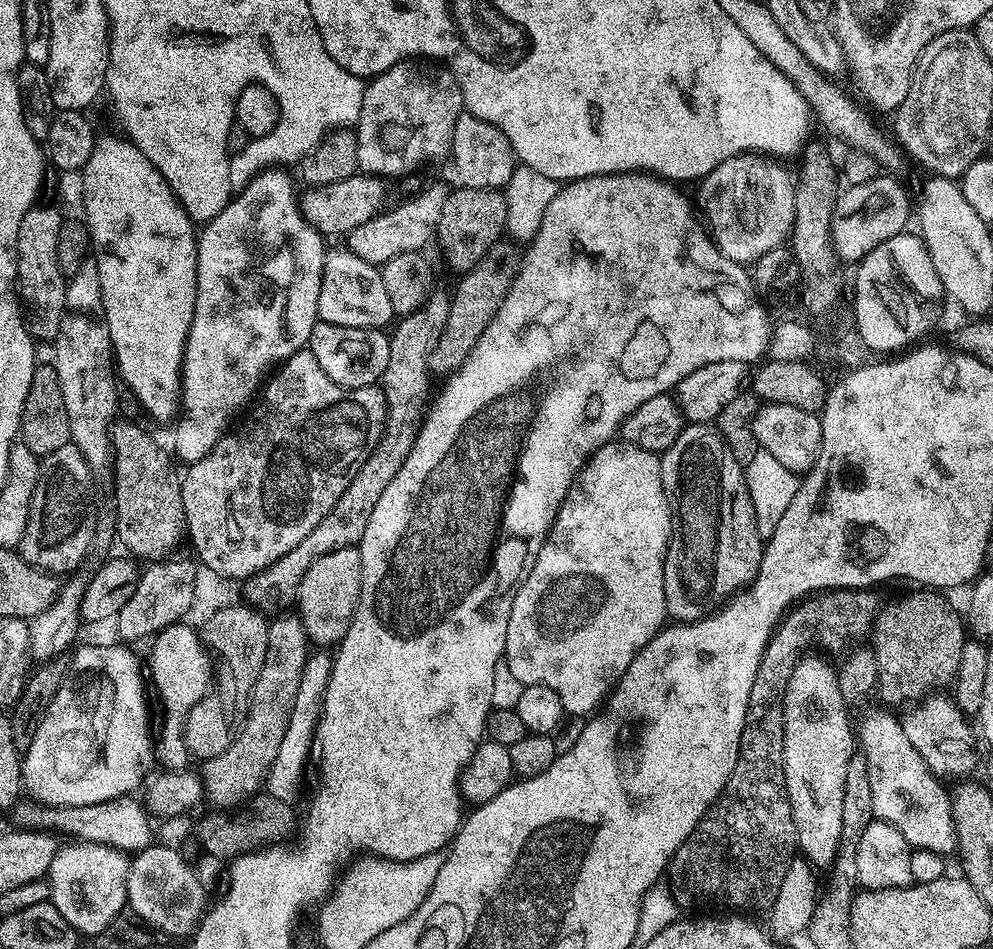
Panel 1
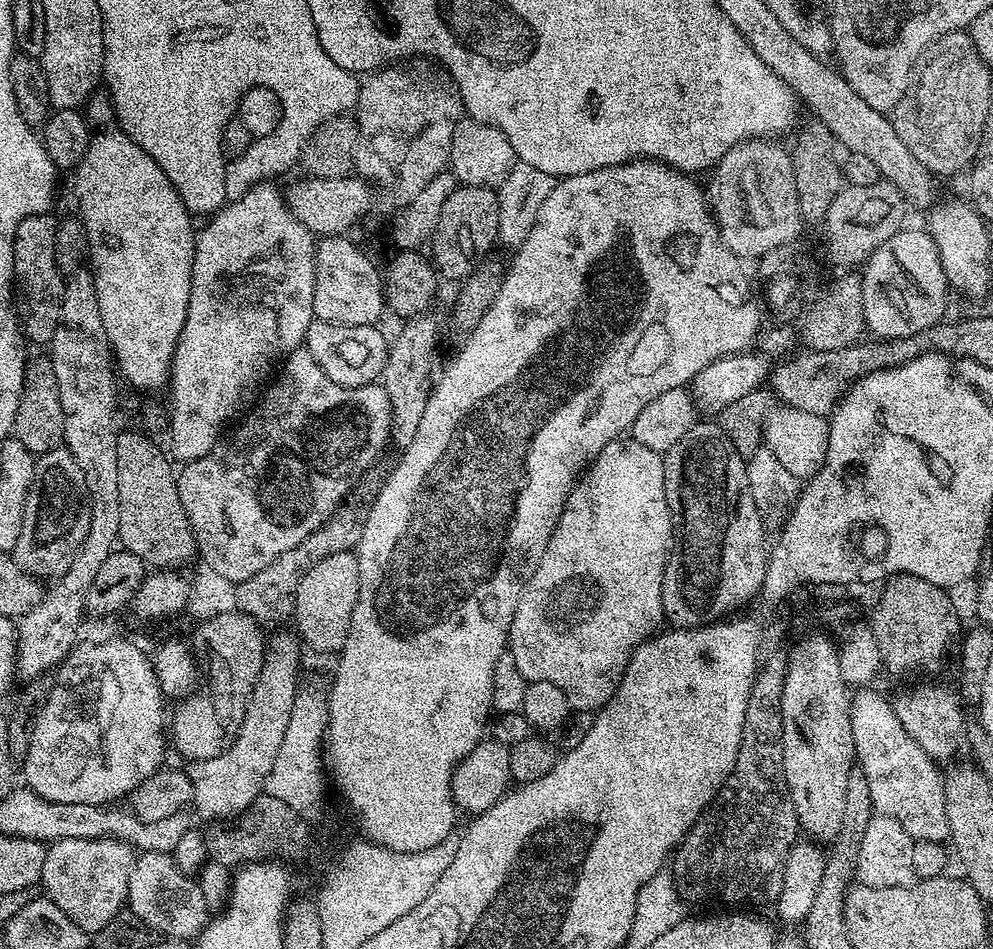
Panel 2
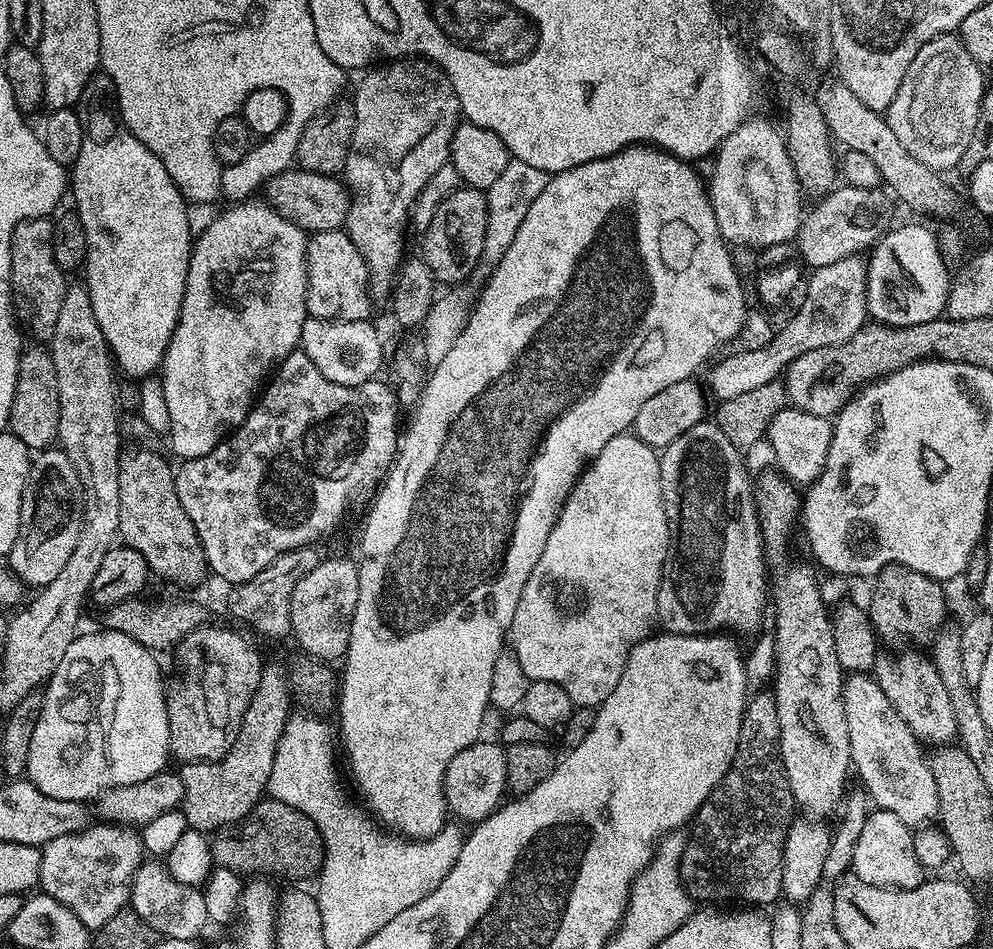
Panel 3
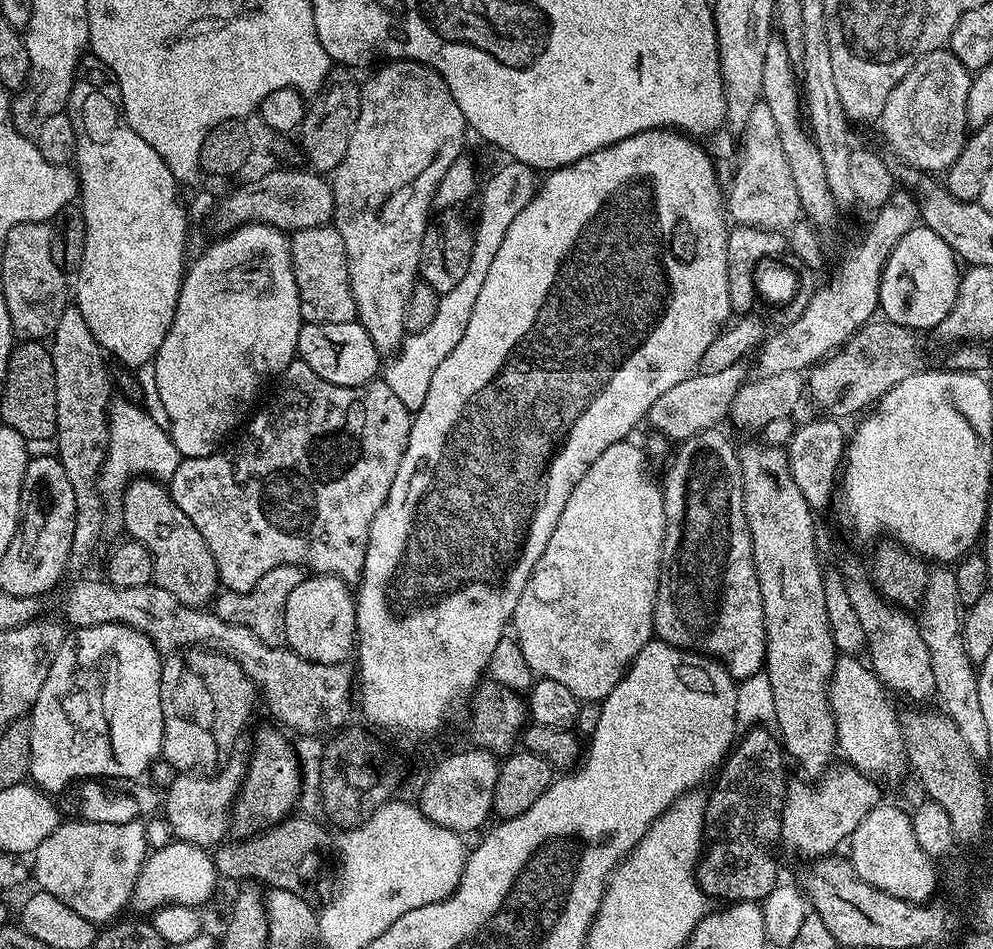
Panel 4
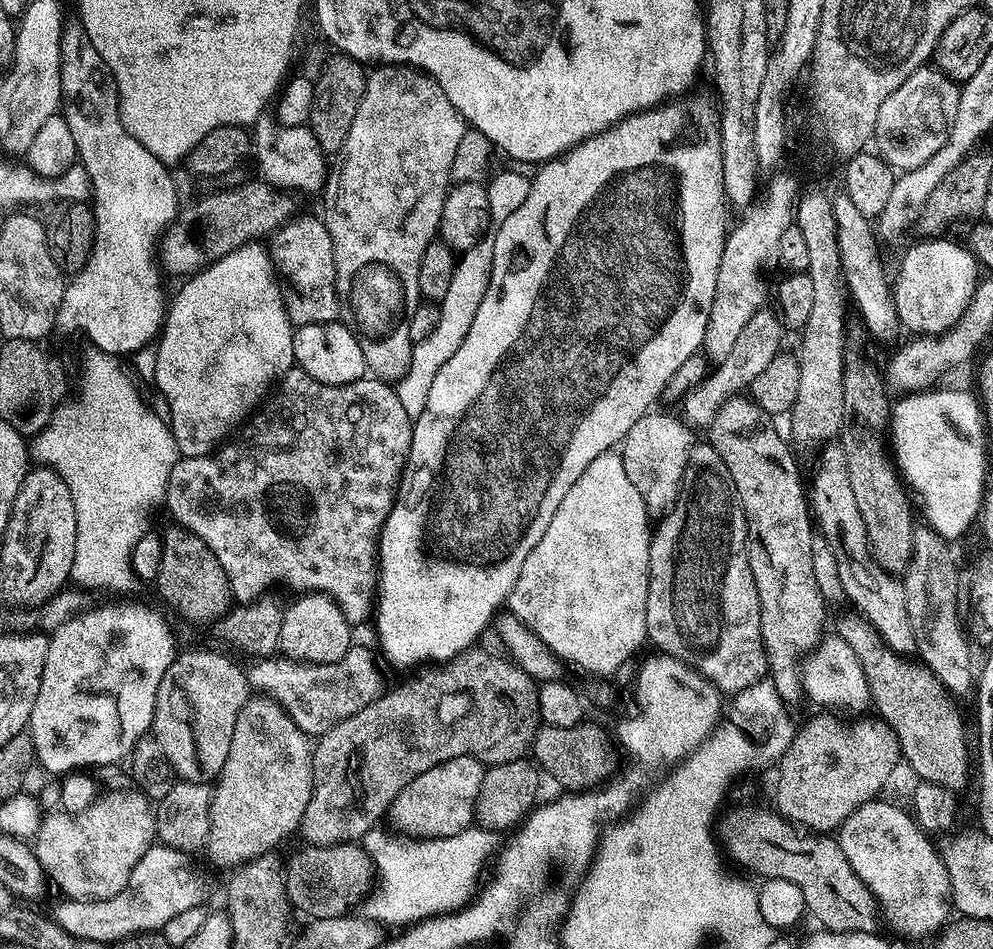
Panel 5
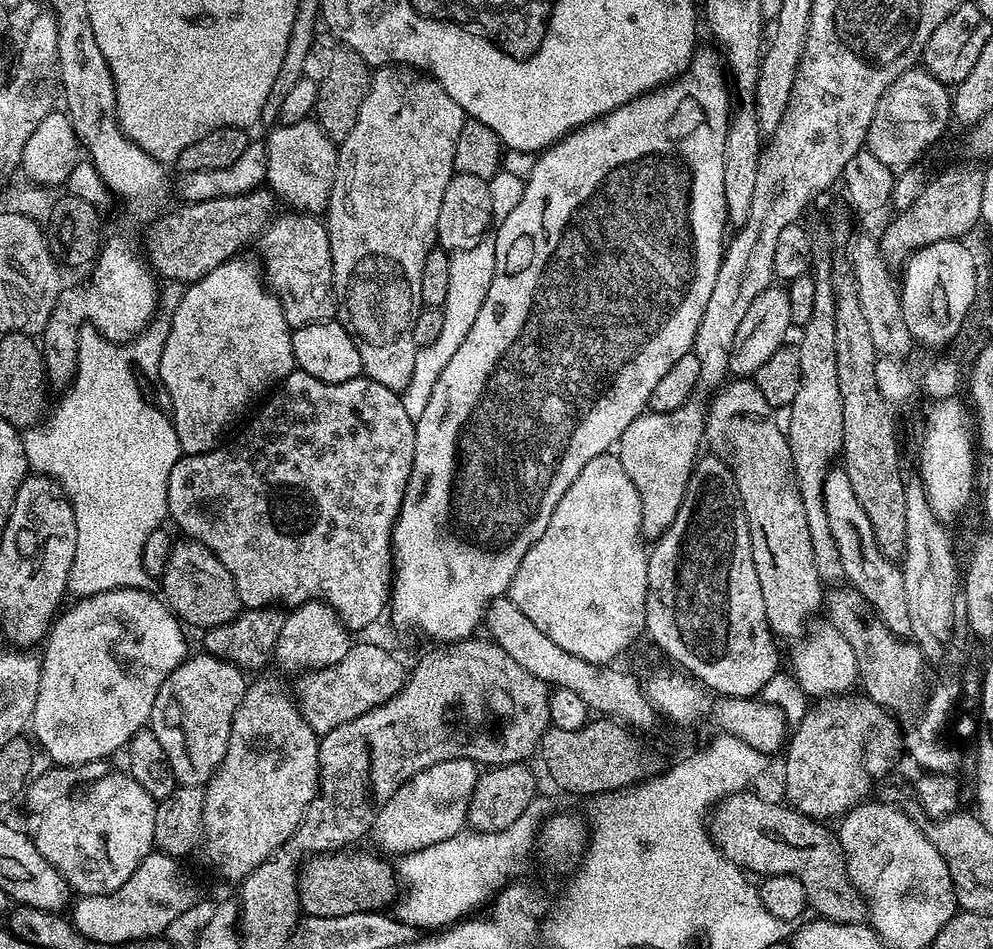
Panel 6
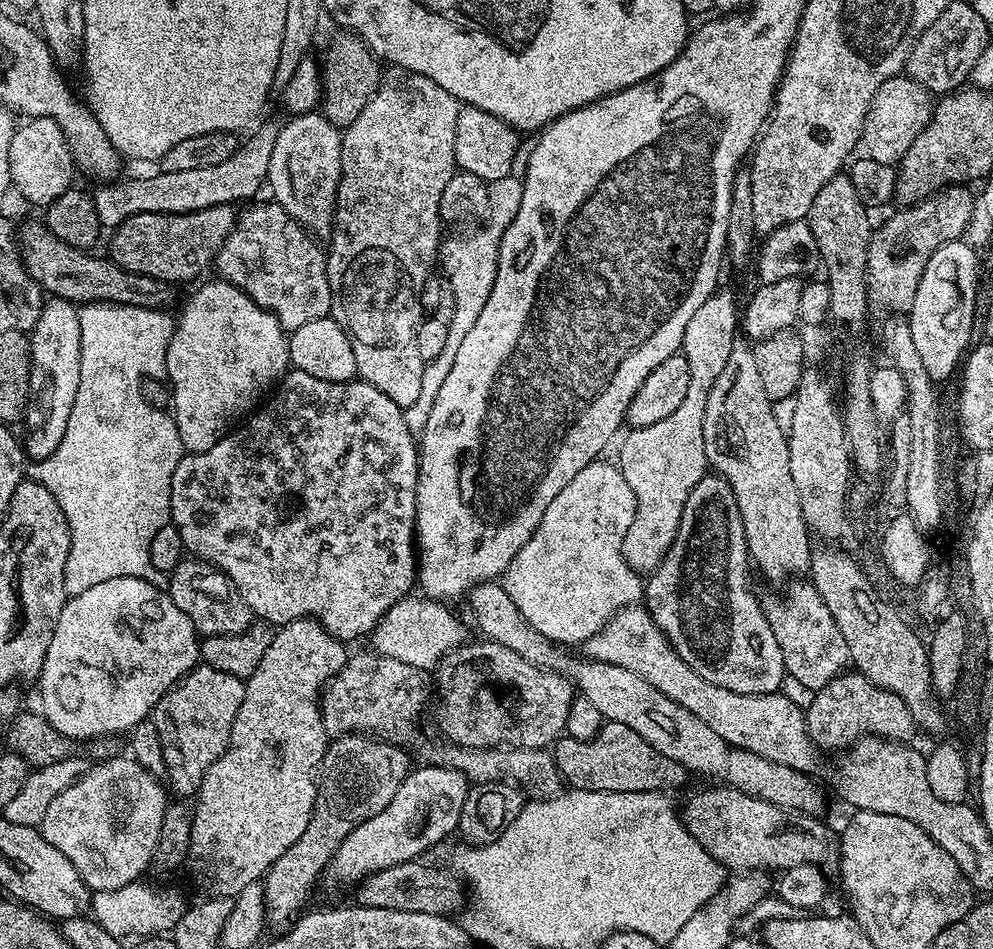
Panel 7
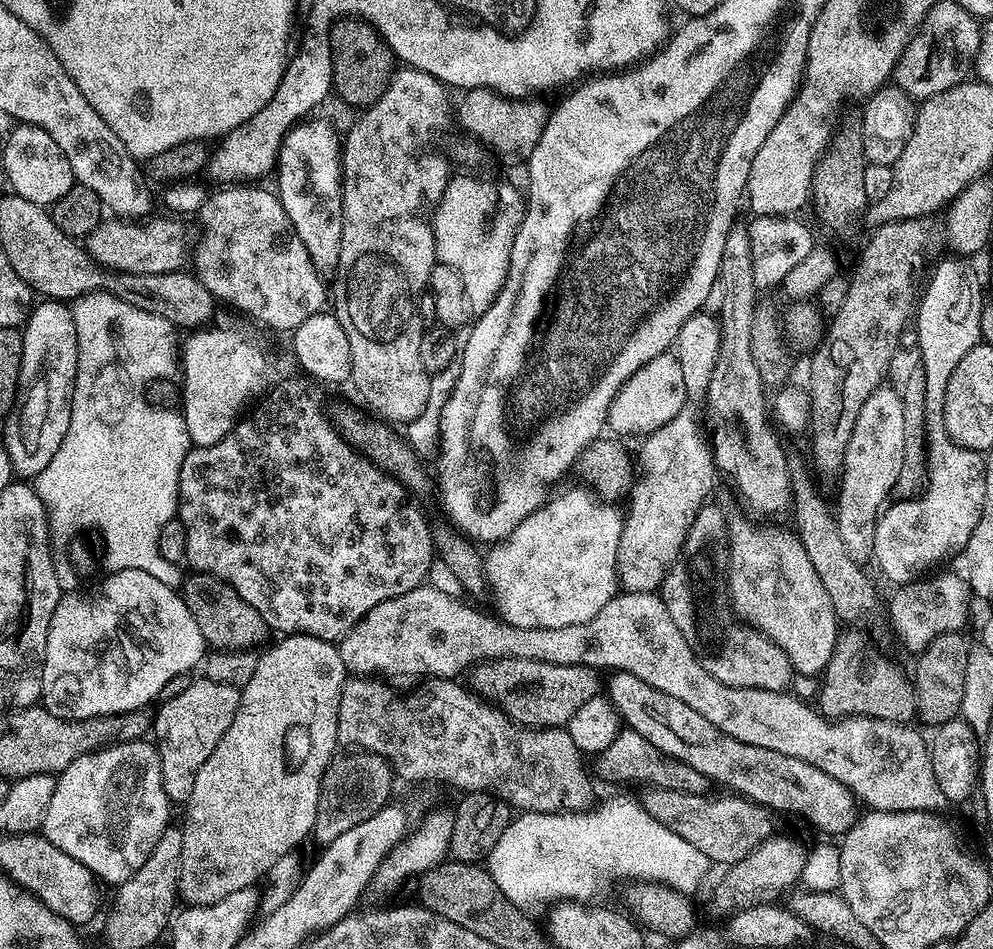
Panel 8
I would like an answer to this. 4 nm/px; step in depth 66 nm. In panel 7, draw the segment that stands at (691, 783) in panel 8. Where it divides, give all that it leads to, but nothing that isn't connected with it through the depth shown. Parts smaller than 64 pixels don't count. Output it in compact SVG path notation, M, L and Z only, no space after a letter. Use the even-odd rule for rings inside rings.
M613 720L607 721L589 740L561 735L551 753L556 759L560 779L569 789L672 794L675 788L682 787L690 779L688 769L674 762L674 758L666 758L666 754L662 754L662 750L654 750L642 734L634 734L630 726L622 726L622 722Z

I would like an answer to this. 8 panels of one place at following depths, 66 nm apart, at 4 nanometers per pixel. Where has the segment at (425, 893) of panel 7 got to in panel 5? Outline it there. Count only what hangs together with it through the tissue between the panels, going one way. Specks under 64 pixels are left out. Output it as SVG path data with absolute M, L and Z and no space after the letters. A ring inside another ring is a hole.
M356 842L344 844L305 845L285 865L285 896L289 905L310 920L347 917L352 908L365 899L374 880L374 869L368 852Z

